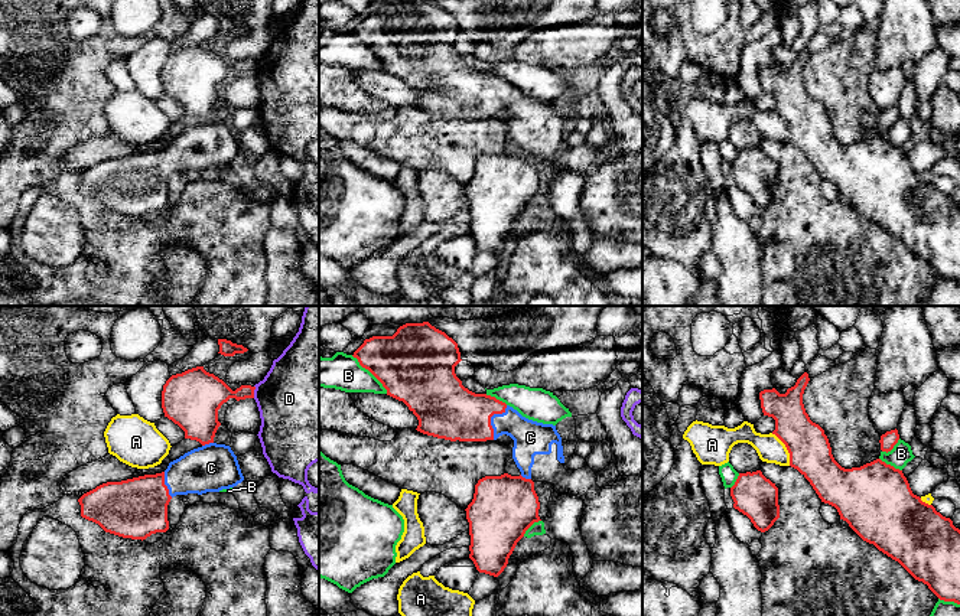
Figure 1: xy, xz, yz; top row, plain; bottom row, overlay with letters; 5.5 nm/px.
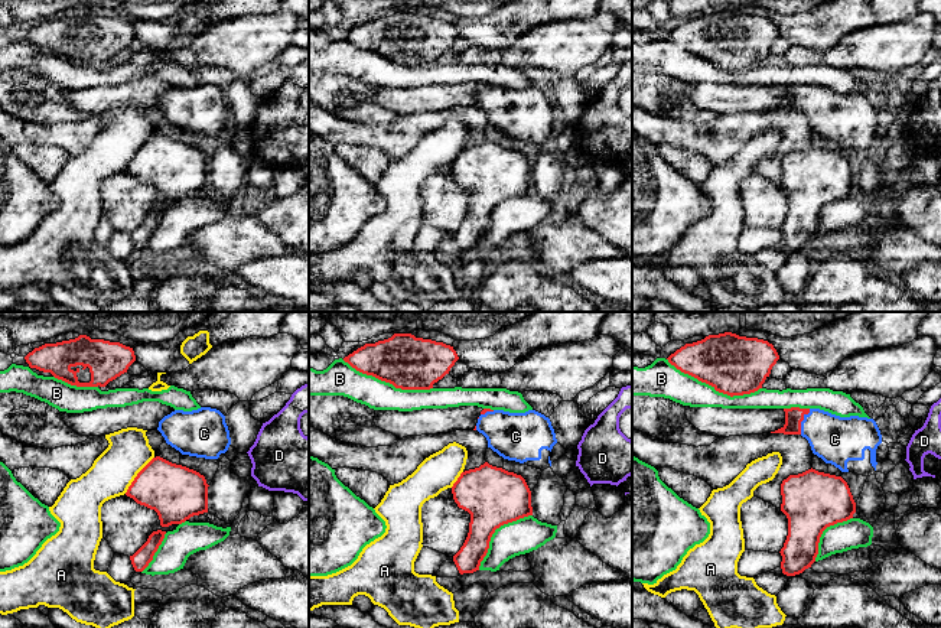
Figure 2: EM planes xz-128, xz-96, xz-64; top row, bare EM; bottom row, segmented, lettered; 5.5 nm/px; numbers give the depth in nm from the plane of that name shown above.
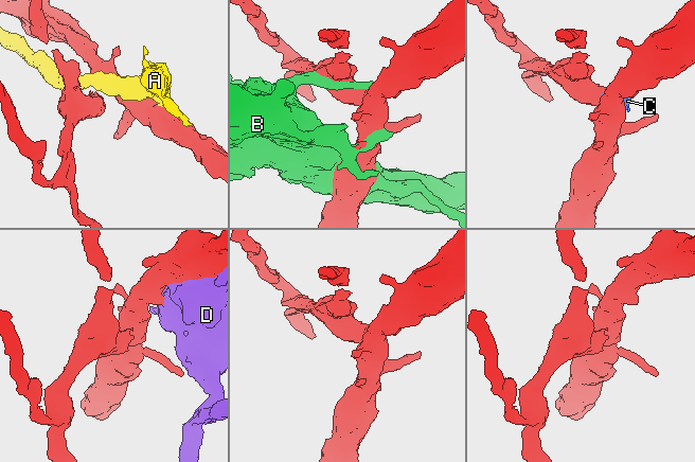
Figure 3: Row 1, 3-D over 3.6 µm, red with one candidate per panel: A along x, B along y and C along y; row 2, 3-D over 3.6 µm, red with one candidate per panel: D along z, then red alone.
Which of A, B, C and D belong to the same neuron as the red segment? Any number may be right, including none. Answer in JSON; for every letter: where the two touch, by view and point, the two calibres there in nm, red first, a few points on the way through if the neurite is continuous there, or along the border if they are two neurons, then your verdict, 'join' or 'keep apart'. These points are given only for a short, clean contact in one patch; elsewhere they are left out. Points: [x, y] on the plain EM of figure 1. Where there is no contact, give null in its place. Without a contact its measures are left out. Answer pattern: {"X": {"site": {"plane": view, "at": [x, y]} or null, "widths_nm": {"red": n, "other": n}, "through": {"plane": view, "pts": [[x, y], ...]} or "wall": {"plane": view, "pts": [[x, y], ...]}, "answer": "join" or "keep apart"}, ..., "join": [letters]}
{"A": {"site": {"plane": "yz", "at": [787, 126]}, "widths_nm": {"red": 240, "other": 150}, "answer": "keep apart"}, "B": {"site": {"plane": "xz", "at": [370, 48]}, "widths_nm": {"red": 400, "other": 200}, "answer": "keep apart"}, "C": {"site": {"plane": "xz", "at": [490, 97]}, "widths_nm": {"red": 320, "other": 190}, "answer": "join"}, "D": {"site": {"plane": "xy", "at": [253, 68]}, "widths_nm": {"red": 200, "other": 440}, "answer": "keep apart"}, "join": ["C"]}

